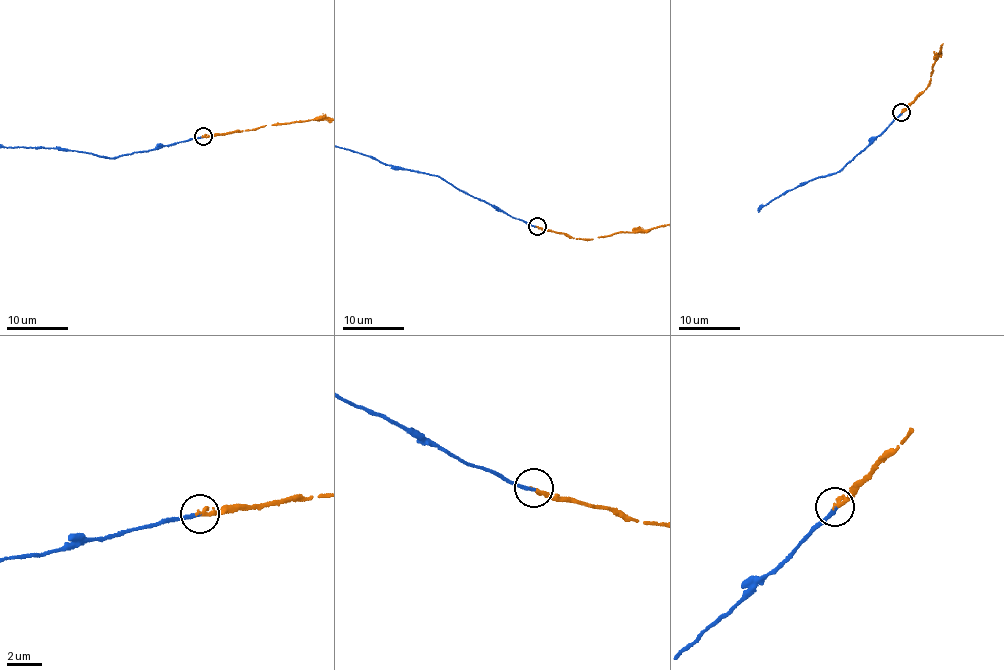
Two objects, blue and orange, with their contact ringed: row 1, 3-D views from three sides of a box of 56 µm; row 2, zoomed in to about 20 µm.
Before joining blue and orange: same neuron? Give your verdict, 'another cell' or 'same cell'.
same cell

